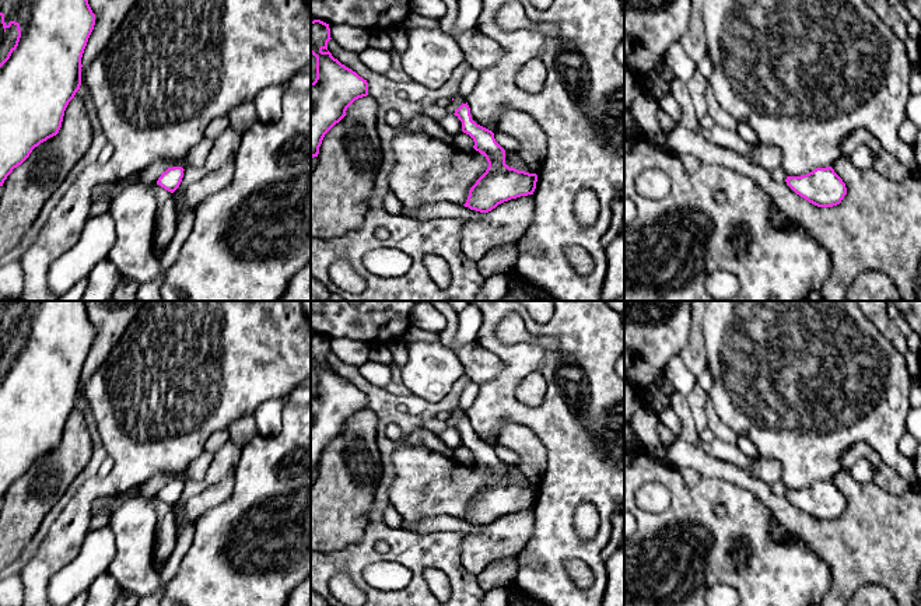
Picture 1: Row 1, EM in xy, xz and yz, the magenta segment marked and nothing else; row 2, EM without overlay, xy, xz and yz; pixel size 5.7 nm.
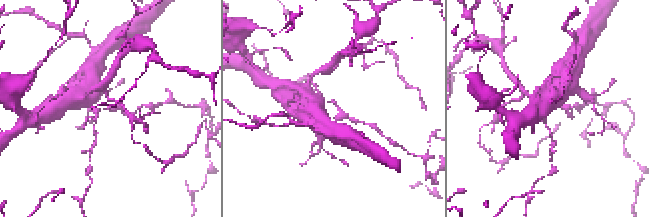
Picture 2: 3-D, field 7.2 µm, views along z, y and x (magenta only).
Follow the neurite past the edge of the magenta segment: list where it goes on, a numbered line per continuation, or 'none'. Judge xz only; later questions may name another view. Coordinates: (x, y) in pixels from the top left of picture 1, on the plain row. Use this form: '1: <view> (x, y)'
none

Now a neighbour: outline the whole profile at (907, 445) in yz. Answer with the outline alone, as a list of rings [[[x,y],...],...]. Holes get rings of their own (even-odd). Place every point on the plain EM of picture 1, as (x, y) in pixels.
[[[906,432],[899,441],[899,451],[903,456],[913,459],[917,445],[918,441],[910,432]]]

